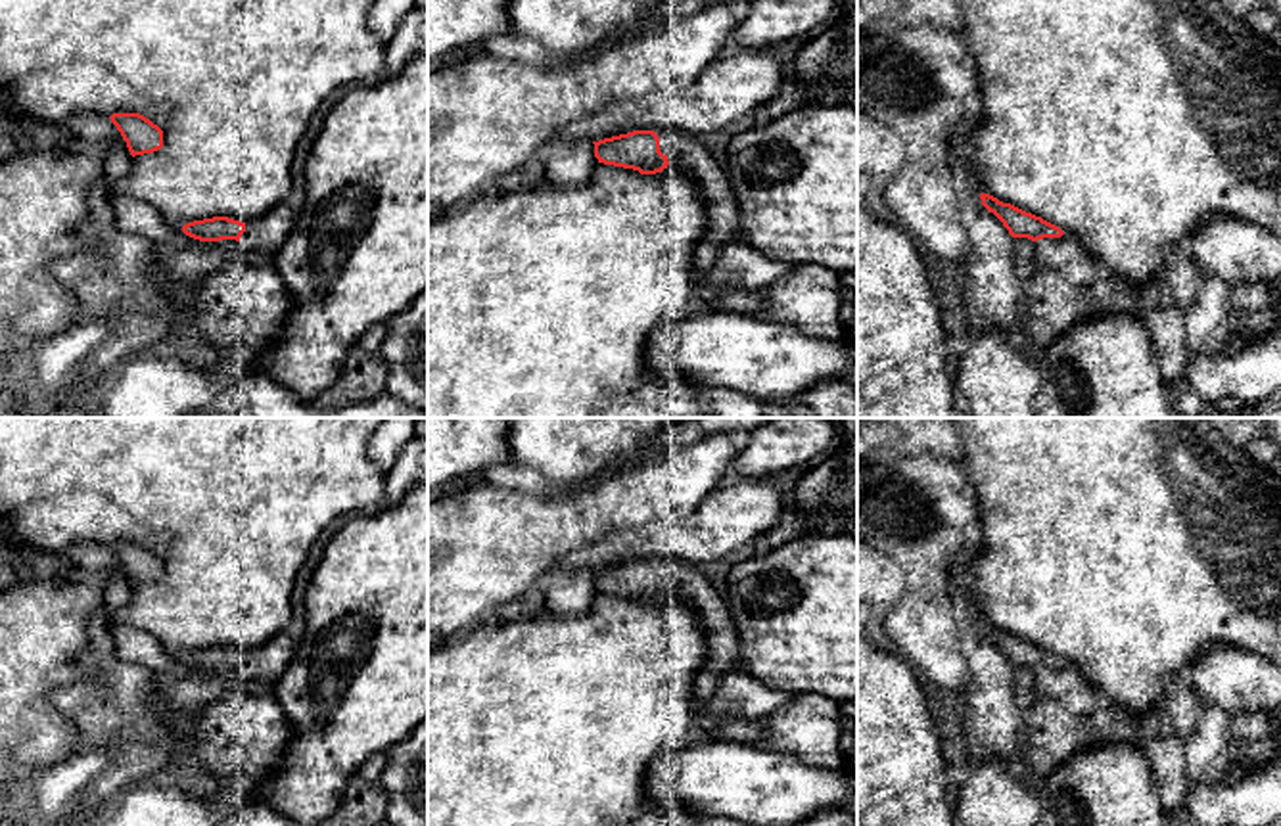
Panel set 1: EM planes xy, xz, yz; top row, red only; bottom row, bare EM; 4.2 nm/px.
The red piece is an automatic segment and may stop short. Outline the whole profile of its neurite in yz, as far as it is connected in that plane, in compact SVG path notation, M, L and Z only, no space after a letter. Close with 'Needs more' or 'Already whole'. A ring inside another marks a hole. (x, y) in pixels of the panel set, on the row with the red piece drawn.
M980 194L980 199L982 205L1003 222L1013 238L1037 241L1043 238L1060 238L1064 234L1059 226L1043 220L1041 217L1026 213L1011 203L1003 203L990 194Z. Already whole

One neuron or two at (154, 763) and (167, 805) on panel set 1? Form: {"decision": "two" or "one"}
{"decision": "two"}

